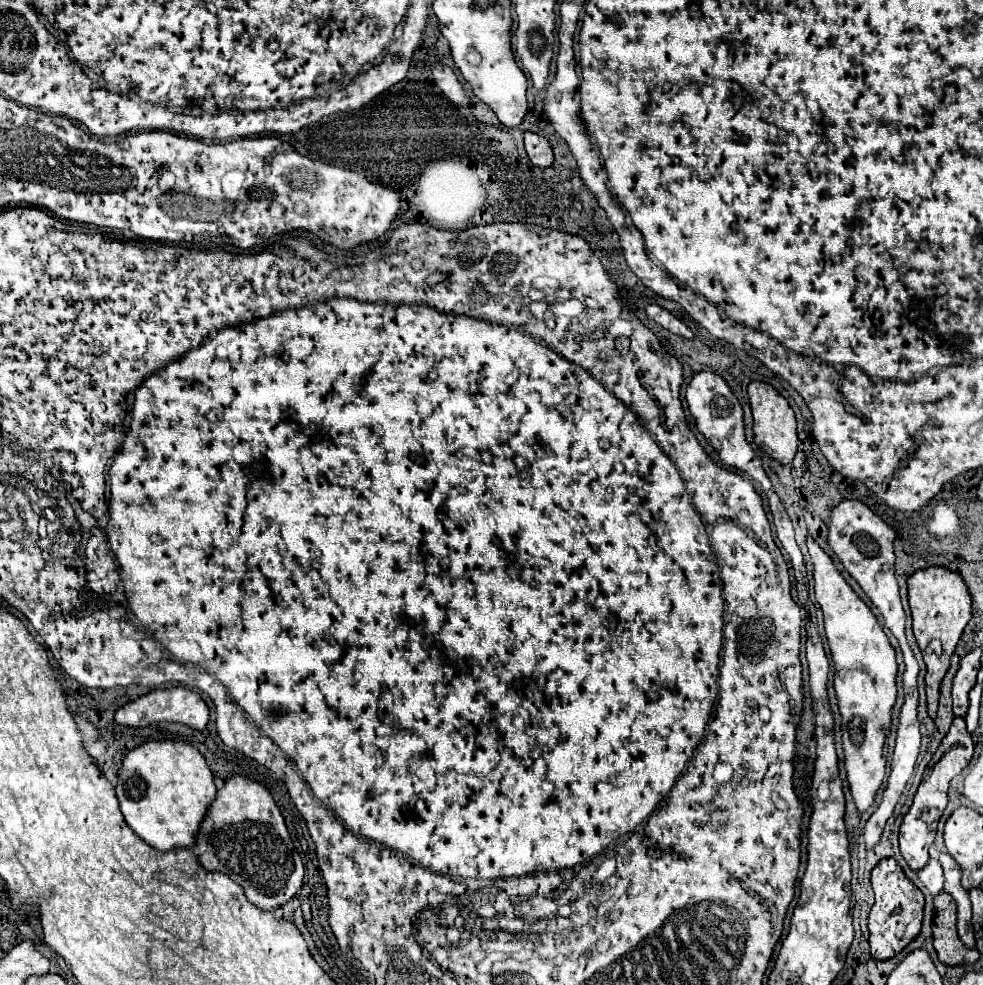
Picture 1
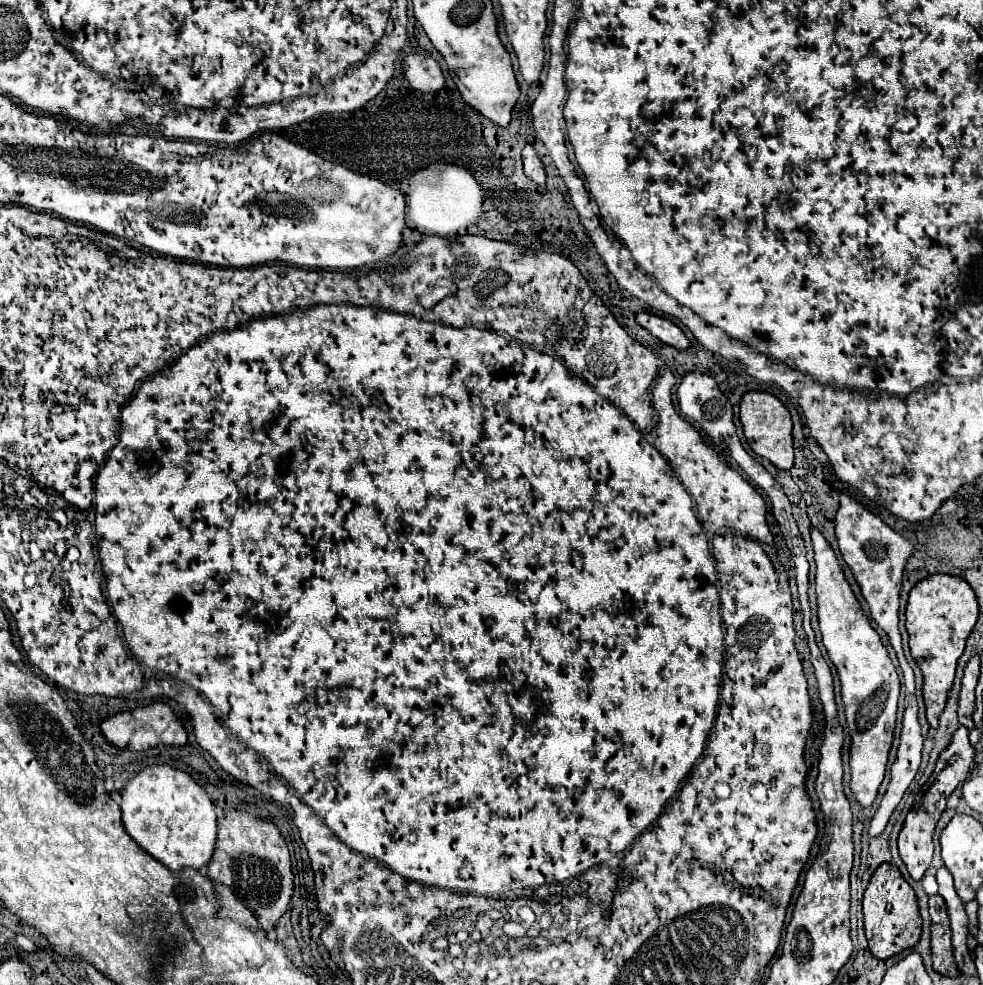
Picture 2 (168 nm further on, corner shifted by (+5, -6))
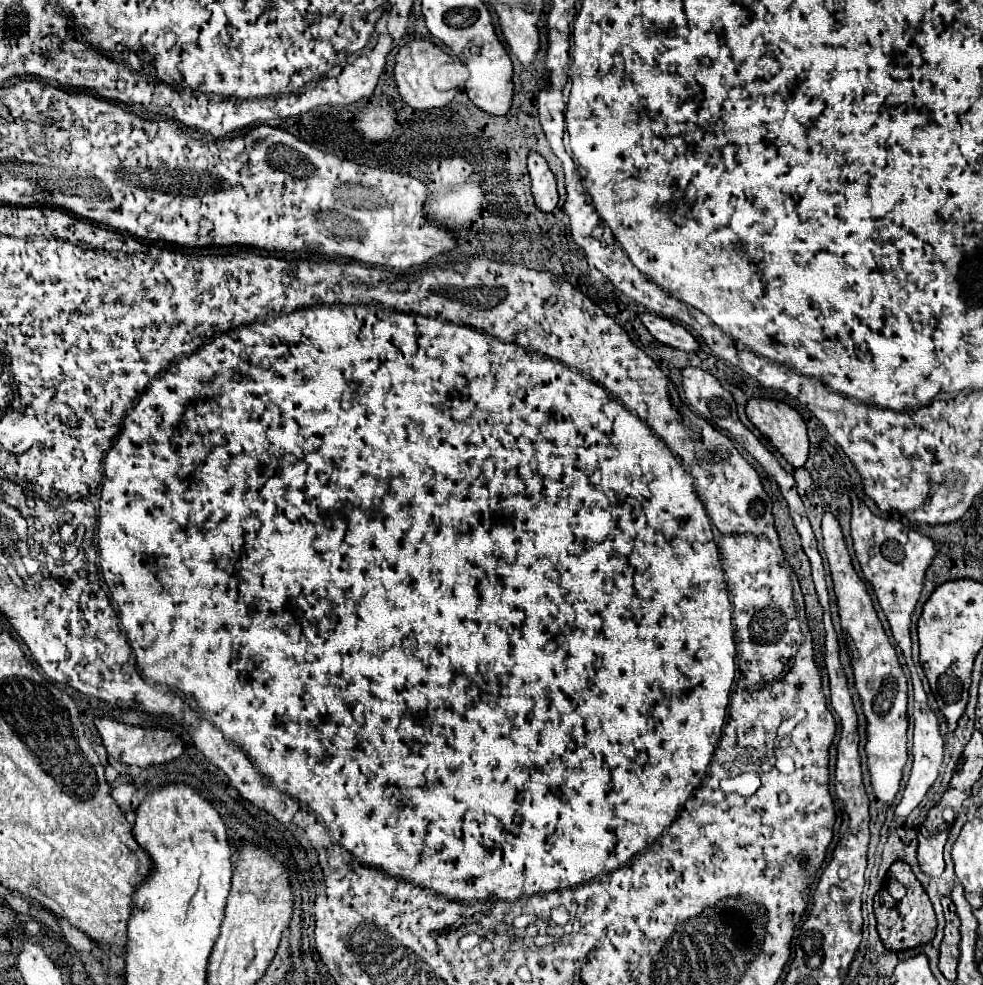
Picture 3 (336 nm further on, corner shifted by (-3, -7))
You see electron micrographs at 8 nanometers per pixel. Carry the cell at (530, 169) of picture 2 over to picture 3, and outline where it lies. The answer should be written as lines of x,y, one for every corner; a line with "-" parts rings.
531,151
527,169
529,169
529,177
531,177
531,191
535,197
535,205
545,213
553,211
559,197
557,197
557,189
555,189
555,177
553,177
551,169
547,167
547,161
537,151

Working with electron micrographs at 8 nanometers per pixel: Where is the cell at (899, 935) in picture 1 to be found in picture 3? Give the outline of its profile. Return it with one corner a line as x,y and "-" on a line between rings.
897,861
897,863
891,865
889,879
895,879
895,881
903,883
903,887
907,889
907,895
901,901
891,901
889,899
883,905
877,903
875,917
877,917
877,931
879,931
879,937
881,937
883,945
889,951
905,951
905,949
929,943
935,937
937,919
935,919
935,913
933,913
933,907
931,907
931,901
929,901
925,889
915,879
911,867
907,863
903,863
903,861

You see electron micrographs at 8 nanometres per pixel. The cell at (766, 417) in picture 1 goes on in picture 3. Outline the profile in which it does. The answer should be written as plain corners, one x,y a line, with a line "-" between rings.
753,397
747,401
747,417
749,421
759,429
759,433
787,459
787,463
791,463
793,467
803,467
807,461
807,453
809,453
809,439
807,439
807,427
805,421
801,419
801,415
789,407
787,403
775,401
775,399
765,399
765,397

